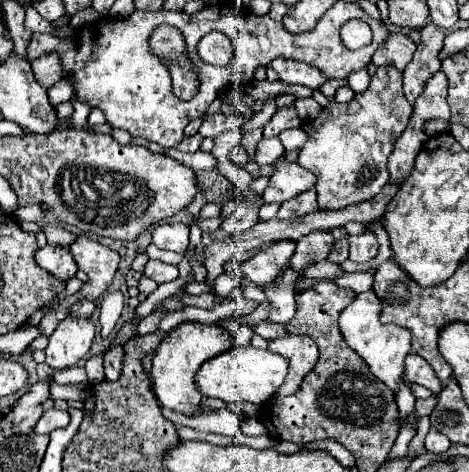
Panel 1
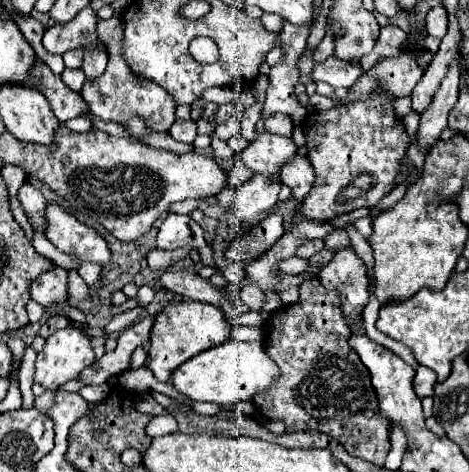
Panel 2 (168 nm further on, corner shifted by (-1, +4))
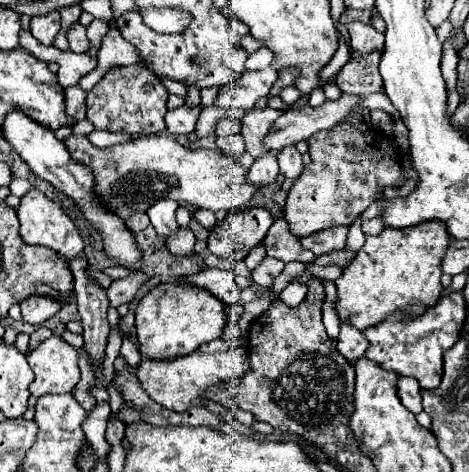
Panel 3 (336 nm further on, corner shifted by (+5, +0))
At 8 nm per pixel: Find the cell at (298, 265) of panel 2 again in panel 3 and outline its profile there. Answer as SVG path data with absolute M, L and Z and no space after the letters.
M266 258L254 272L252 272L252 280L256 284L260 284L262 288L270 288L272 280L284 270L284 262L276 260L276 258Z

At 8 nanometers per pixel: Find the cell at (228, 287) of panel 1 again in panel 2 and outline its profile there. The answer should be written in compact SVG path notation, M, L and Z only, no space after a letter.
M169 213L158 230L156 244L158 248L192 246L198 250L202 264L214 268L220 274L220 268L214 262L213 251L204 239L202 228L189 215Z

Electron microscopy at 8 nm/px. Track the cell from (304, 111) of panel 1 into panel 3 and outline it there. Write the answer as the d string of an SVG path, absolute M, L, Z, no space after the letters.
M252 108L240 120L242 136L244 136L244 142L246 142L246 152L250 152L254 158L266 152L262 140L268 134L268 128L272 126L272 122L280 114L282 114L282 110L274 110L274 108L264 108L264 110Z

